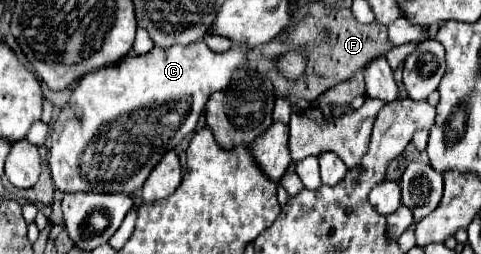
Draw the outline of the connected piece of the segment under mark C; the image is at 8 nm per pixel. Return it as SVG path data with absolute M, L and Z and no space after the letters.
M204 41L174 45L168 49L154 47L144 55L128 55L114 67L104 67L84 75L74 87L70 101L62 107L52 125L48 165L56 189L64 193L74 191L98 191L98 193L134 193L138 191L156 163L174 149L186 135L196 129L198 117L206 107L212 93L230 85L232 73L248 65L248 49L234 45L228 53L212 53Z

